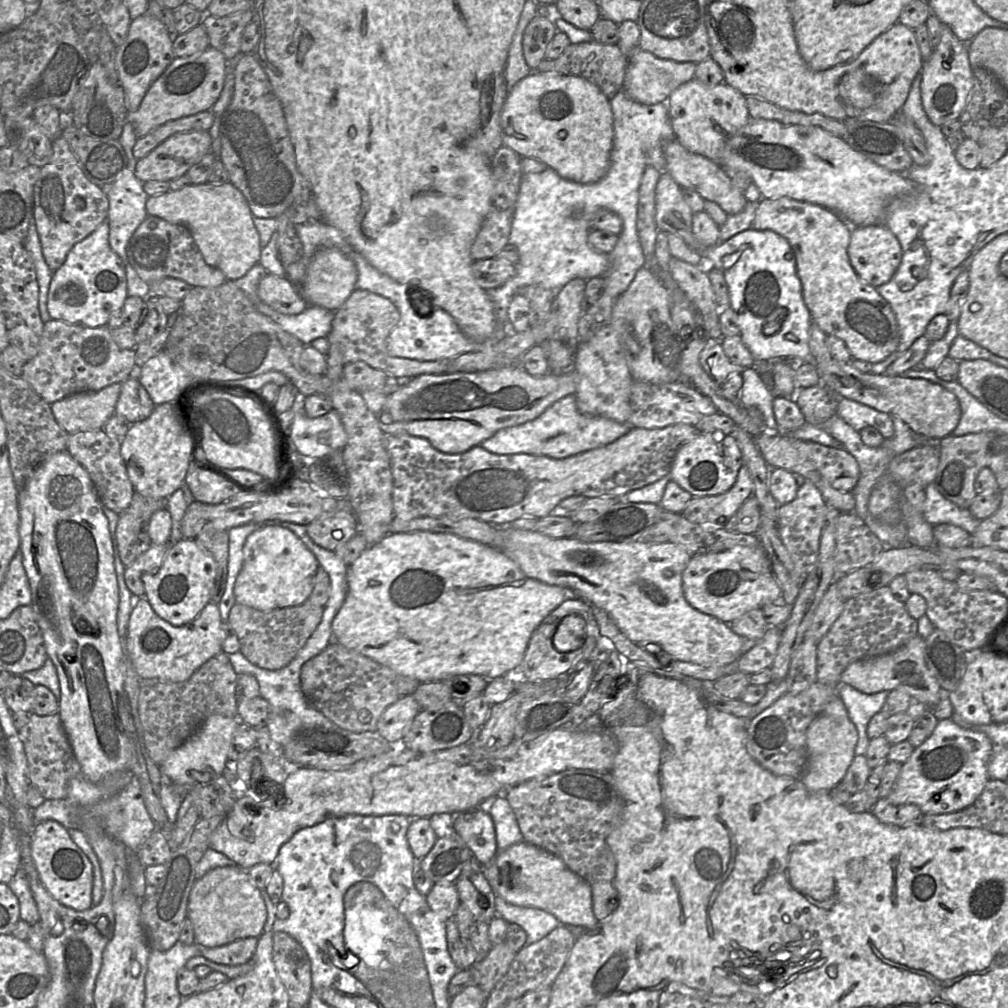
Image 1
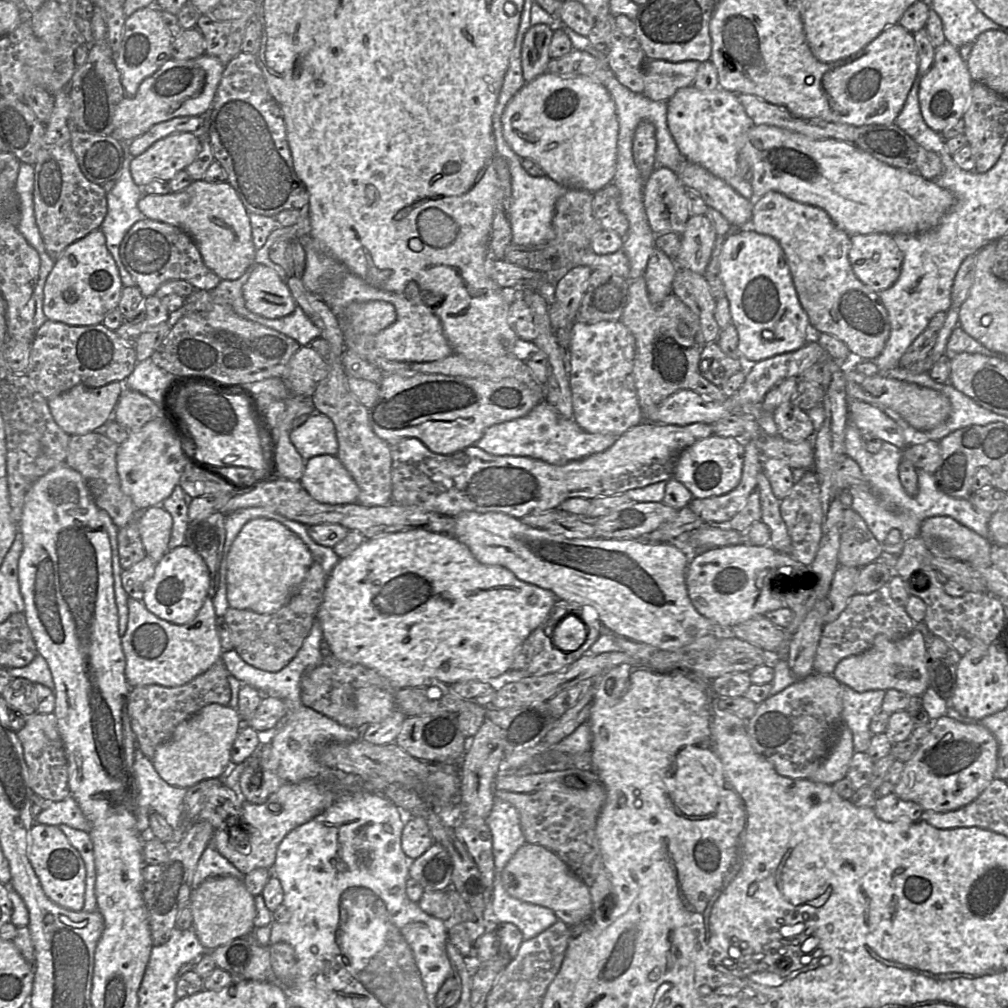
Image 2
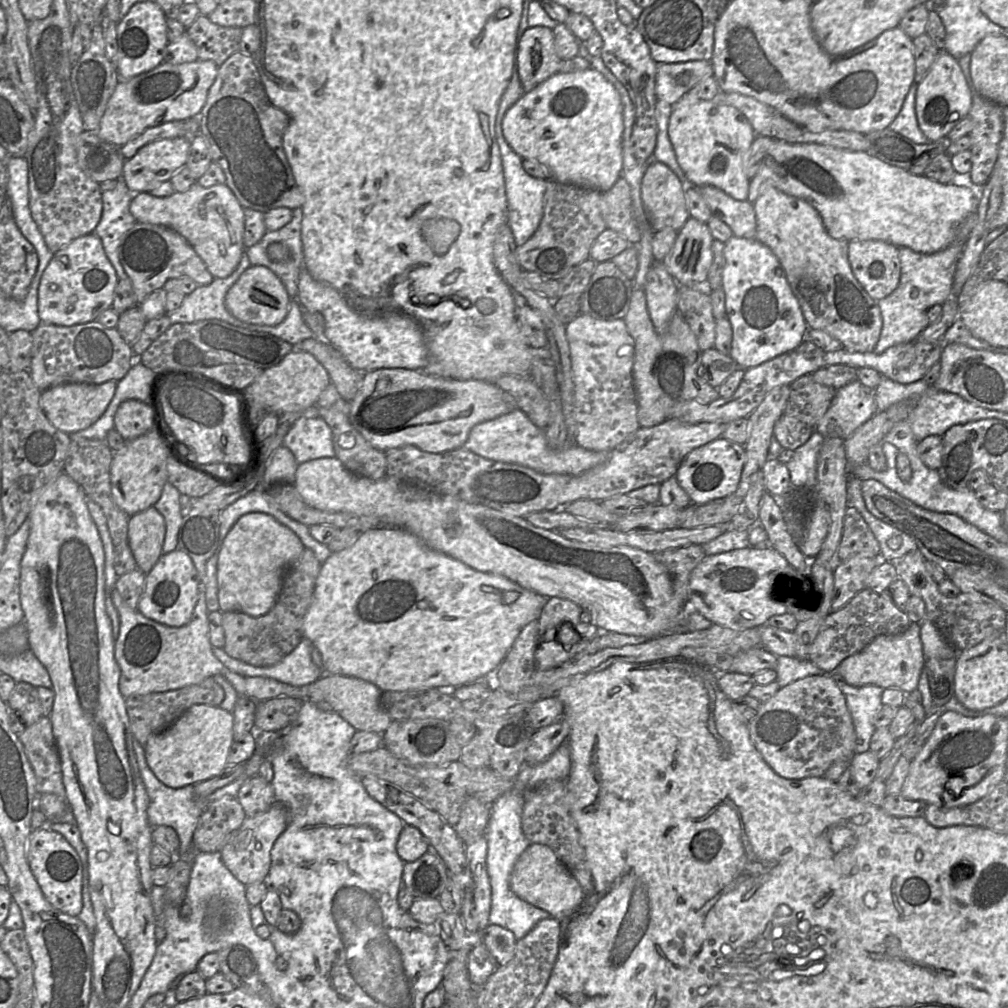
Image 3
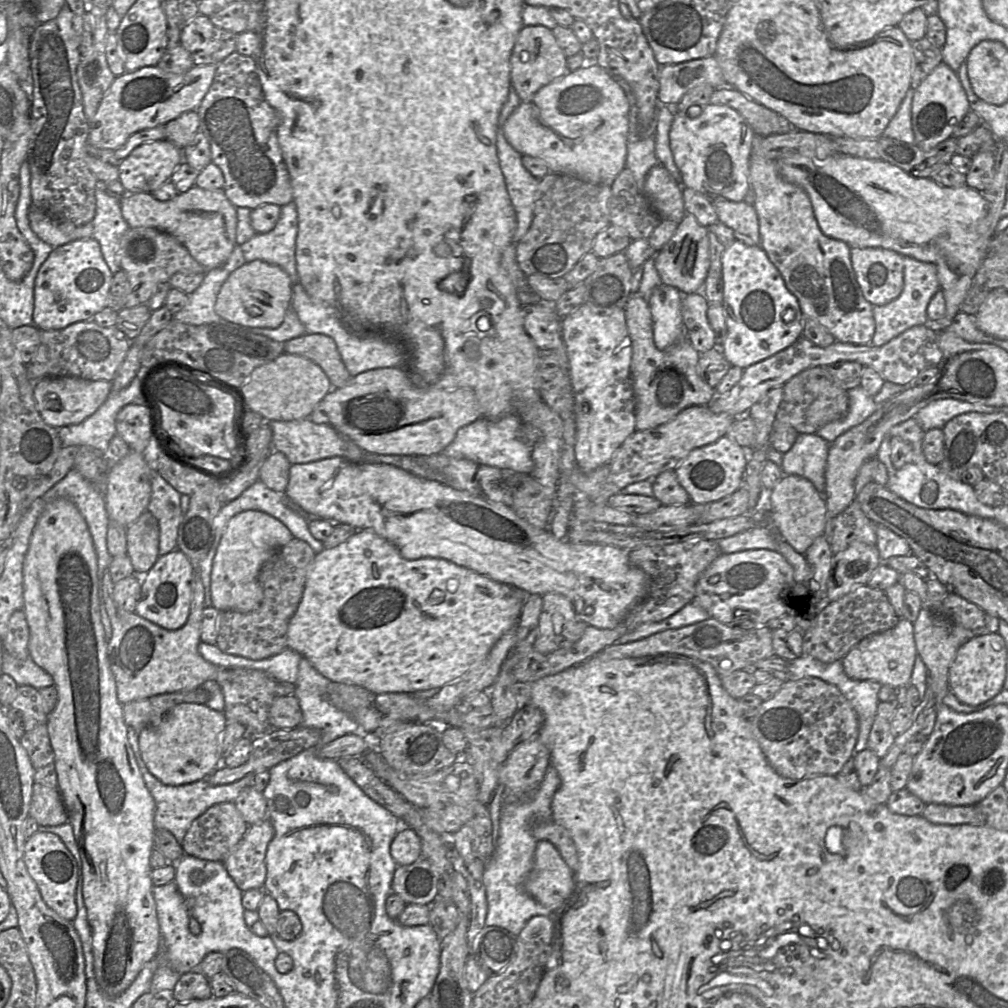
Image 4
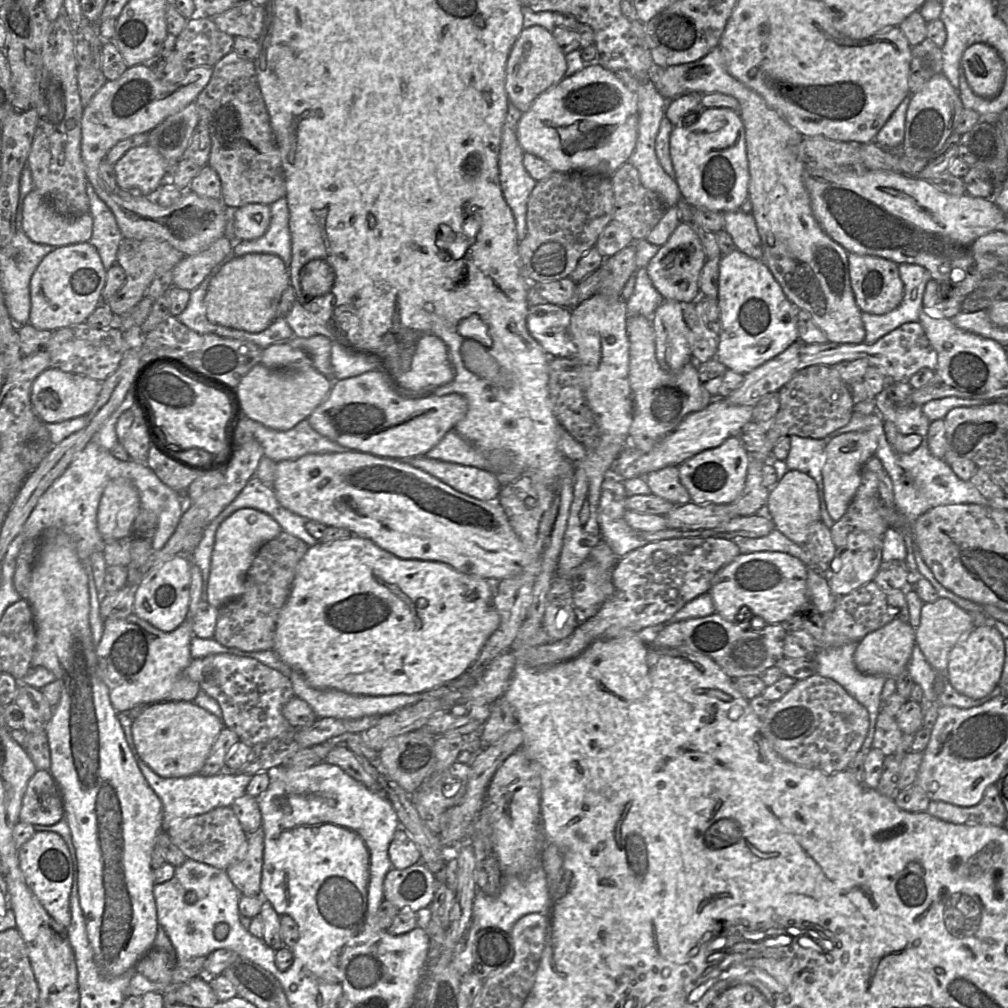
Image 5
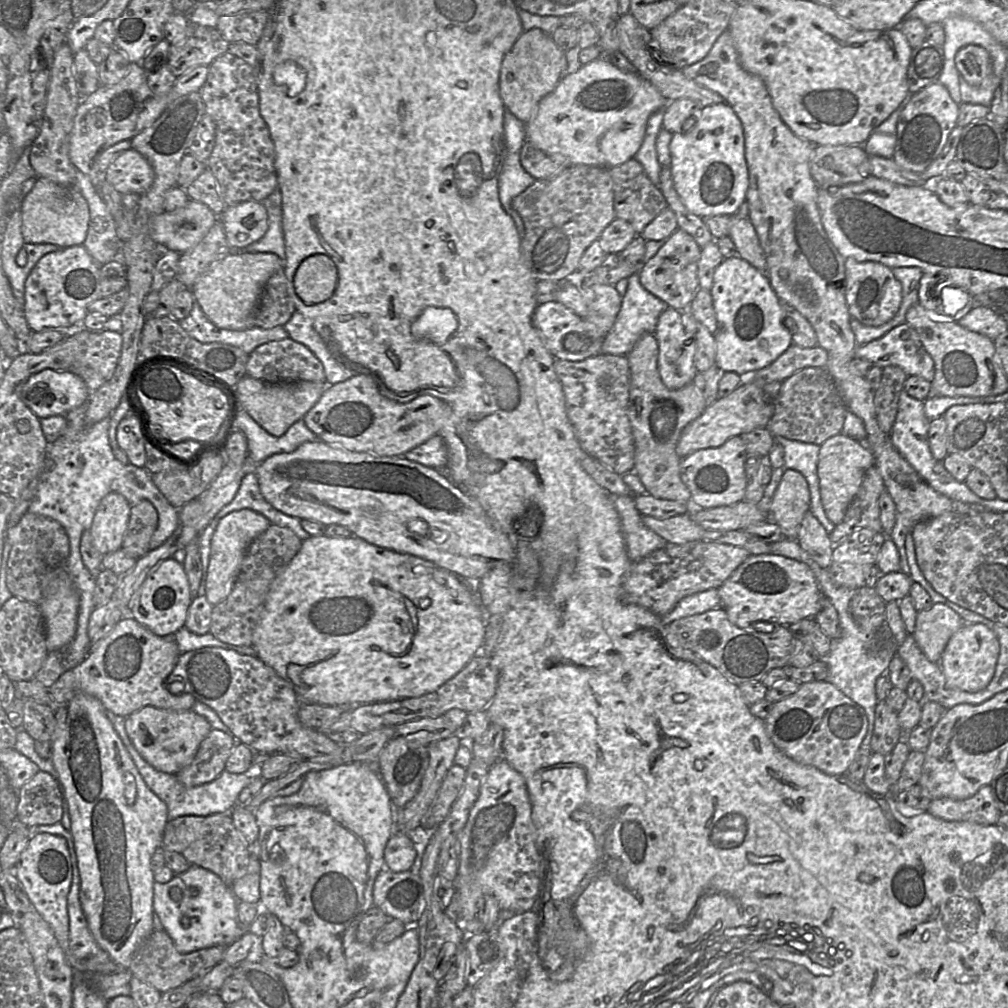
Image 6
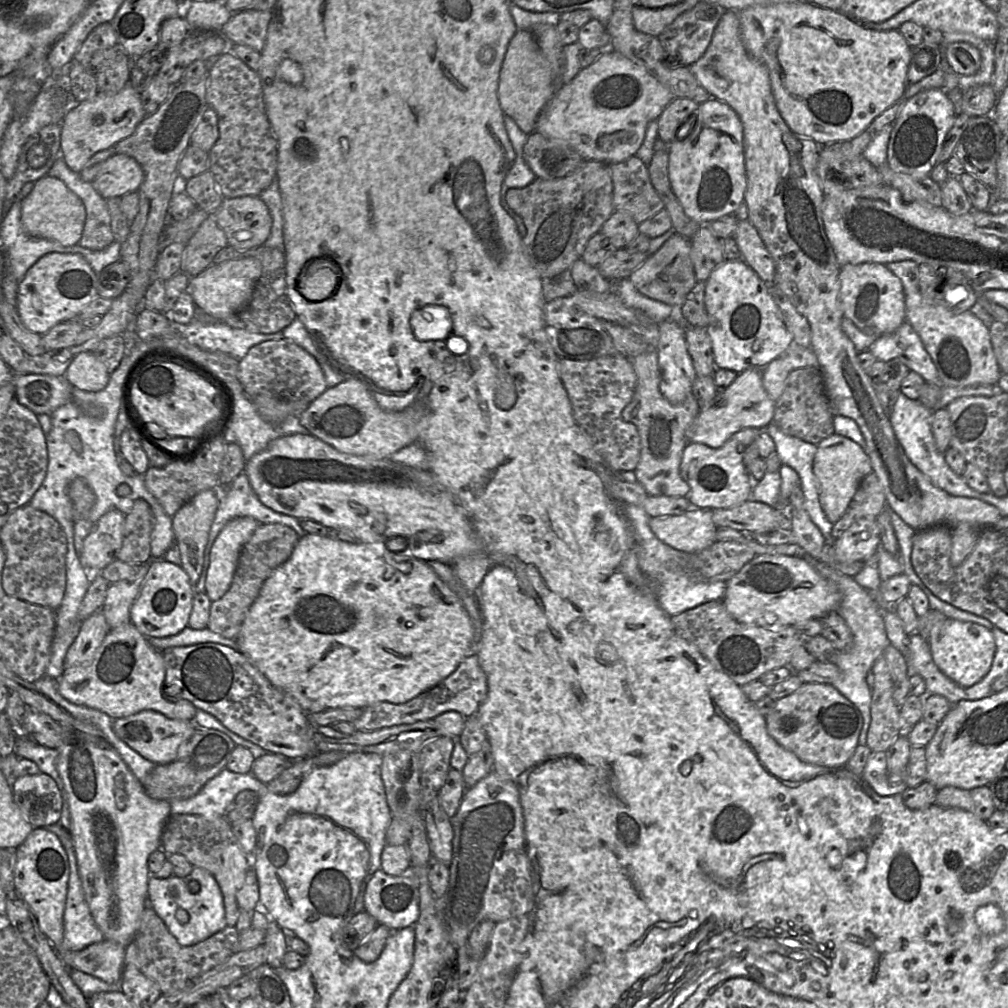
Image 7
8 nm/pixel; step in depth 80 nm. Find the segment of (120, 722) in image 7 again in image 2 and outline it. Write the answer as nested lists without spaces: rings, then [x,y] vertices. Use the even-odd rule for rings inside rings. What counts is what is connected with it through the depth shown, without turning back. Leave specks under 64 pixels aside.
[[[209,704],[181,722],[170,739],[157,747],[151,760],[153,767],[168,784],[186,789],[202,780],[218,778],[229,767],[231,749],[241,726],[237,710]]]

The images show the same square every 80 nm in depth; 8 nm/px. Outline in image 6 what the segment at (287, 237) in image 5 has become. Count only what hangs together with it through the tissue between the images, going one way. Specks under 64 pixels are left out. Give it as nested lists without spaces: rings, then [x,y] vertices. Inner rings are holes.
[[[277,194],[277,200],[274,199],[272,203],[273,204],[268,204],[266,207],[268,214],[268,230],[265,235],[258,241],[242,249],[242,251],[273,253],[283,261],[284,267],[286,253],[282,225],[283,212],[281,194]]]

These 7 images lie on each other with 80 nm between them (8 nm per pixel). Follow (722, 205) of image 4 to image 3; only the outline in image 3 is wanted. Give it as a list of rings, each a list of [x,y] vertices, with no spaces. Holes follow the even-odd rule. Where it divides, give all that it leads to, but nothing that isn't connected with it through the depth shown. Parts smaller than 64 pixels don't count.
[[[704,185],[696,187],[712,215],[727,224],[737,237],[755,238],[756,215],[753,204],[748,200],[736,200],[723,190]]]

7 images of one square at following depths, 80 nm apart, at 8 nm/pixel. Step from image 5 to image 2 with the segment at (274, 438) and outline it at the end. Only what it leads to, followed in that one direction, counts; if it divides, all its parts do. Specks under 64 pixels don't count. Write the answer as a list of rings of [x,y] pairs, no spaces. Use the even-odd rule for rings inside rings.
[[[316,413],[290,432],[290,441],[306,461],[314,456],[338,453],[336,430],[332,420]]]

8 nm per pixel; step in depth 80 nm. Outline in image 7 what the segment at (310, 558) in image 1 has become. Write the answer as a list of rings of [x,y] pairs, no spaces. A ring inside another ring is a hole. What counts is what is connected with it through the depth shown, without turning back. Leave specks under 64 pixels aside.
[[[251,517],[235,518],[216,537],[205,579],[205,593],[211,602],[220,599],[230,588],[241,549],[259,525]]]

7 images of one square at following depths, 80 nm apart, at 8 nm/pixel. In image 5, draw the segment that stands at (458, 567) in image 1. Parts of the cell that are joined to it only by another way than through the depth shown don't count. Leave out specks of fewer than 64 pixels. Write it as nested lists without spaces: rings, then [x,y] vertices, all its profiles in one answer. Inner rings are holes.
[[[356,535],[331,543],[318,542],[308,548],[297,565],[289,598],[277,621],[272,650],[292,671],[302,674],[307,683],[317,689],[334,689],[349,694],[369,696],[417,694],[459,678],[474,663],[484,644],[500,624],[493,599],[494,585],[491,581],[464,574],[442,562],[401,559],[378,547],[371,540]]]

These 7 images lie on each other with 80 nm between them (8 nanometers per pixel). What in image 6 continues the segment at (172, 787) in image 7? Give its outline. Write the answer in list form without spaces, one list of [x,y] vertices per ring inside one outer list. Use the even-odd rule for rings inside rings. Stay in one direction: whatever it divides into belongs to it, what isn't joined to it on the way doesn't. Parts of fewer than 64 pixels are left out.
[[[212,728],[199,745],[193,761],[175,774],[177,779],[186,787],[213,781],[225,770],[226,761],[236,744],[231,735]]]

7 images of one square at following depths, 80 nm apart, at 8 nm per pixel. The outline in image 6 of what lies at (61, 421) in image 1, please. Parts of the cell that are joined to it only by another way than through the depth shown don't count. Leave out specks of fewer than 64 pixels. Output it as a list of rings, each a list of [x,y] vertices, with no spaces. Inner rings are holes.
[[[45,369],[21,386],[21,399],[39,419],[65,416],[87,402],[91,392],[73,371]]]

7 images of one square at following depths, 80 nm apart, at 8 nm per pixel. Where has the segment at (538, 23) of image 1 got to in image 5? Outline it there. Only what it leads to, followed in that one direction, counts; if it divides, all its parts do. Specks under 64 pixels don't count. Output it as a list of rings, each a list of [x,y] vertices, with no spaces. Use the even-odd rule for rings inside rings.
[[[542,26],[524,28],[516,39],[506,64],[505,90],[509,102],[522,113],[526,112],[541,93],[565,78],[565,56],[552,32]]]

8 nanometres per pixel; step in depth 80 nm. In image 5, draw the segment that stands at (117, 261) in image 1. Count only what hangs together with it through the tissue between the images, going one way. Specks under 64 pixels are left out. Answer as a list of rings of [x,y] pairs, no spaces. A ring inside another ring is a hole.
[[[89,242],[55,247],[43,258],[30,280],[28,323],[37,330],[51,332],[86,323],[101,304],[106,271],[97,249]]]

